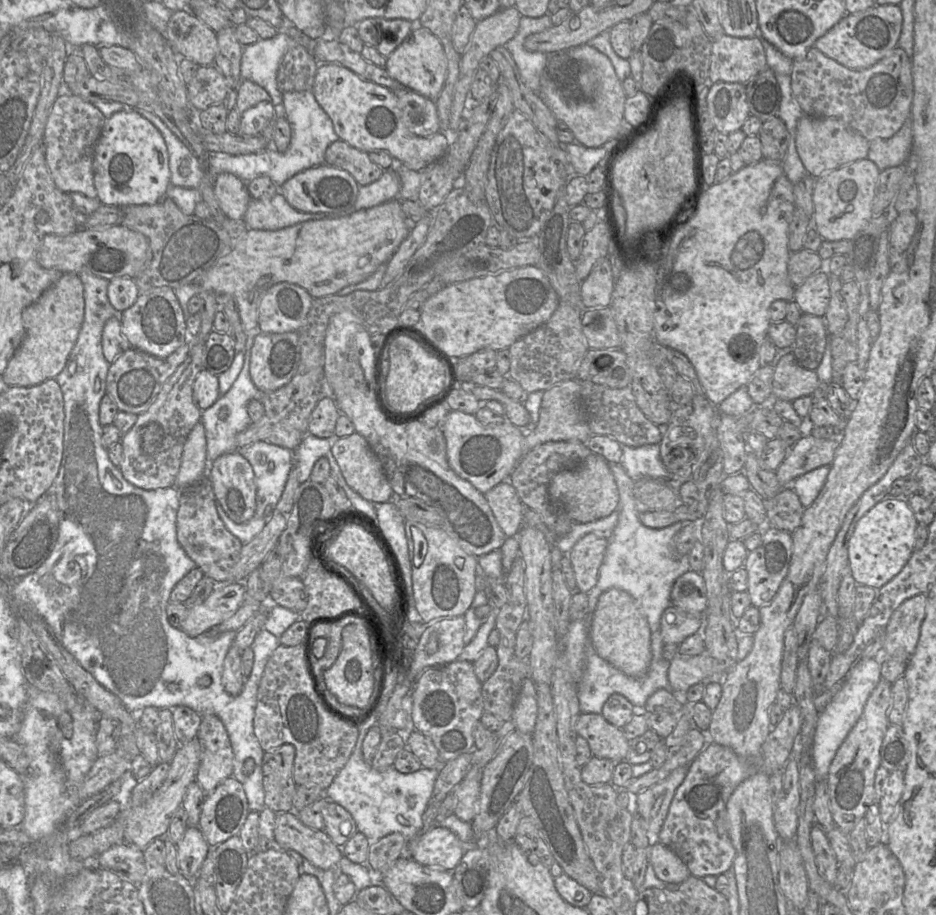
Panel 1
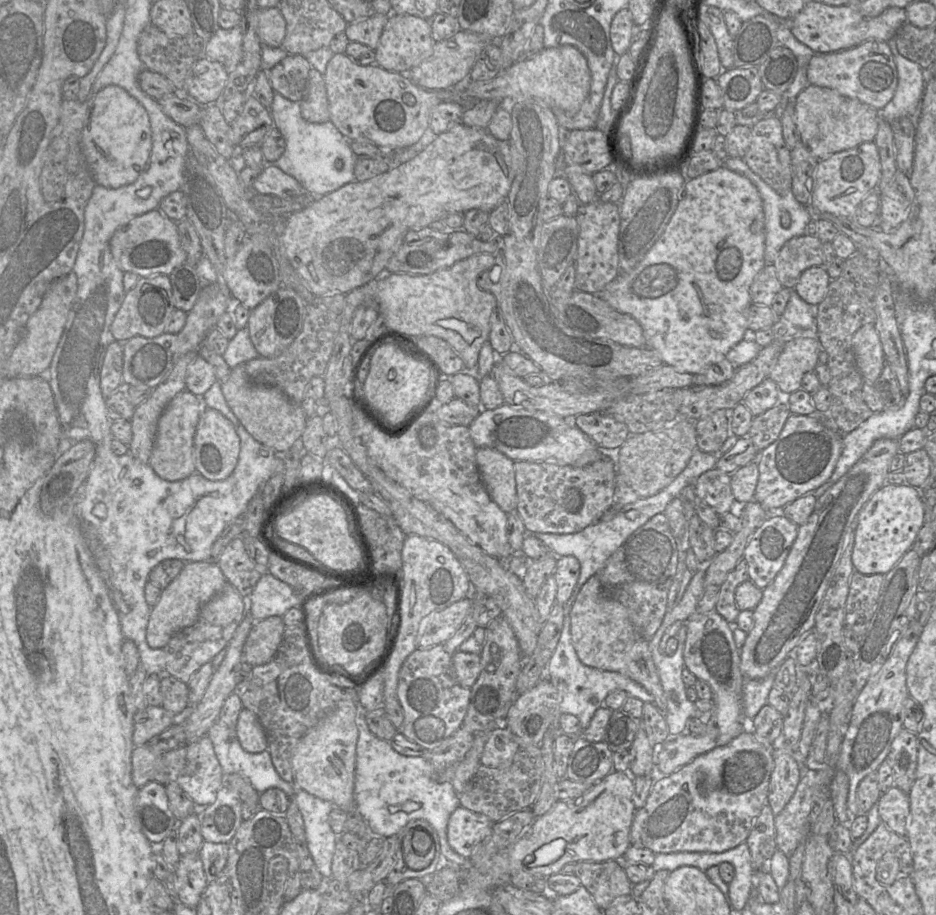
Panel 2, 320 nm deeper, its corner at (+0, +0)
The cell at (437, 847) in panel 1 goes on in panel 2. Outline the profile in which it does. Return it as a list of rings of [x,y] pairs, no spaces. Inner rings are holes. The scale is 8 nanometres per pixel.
[[[457,807],[447,825],[447,838],[451,848],[469,858],[473,849],[490,835],[494,822],[487,816],[464,807]]]

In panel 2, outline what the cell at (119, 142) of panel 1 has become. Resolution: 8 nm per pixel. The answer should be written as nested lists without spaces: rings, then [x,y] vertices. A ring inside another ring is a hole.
[[[109,85],[87,100],[87,120],[81,134],[81,147],[95,183],[119,188],[135,182],[147,168],[152,150],[149,115],[144,106],[126,90]]]

